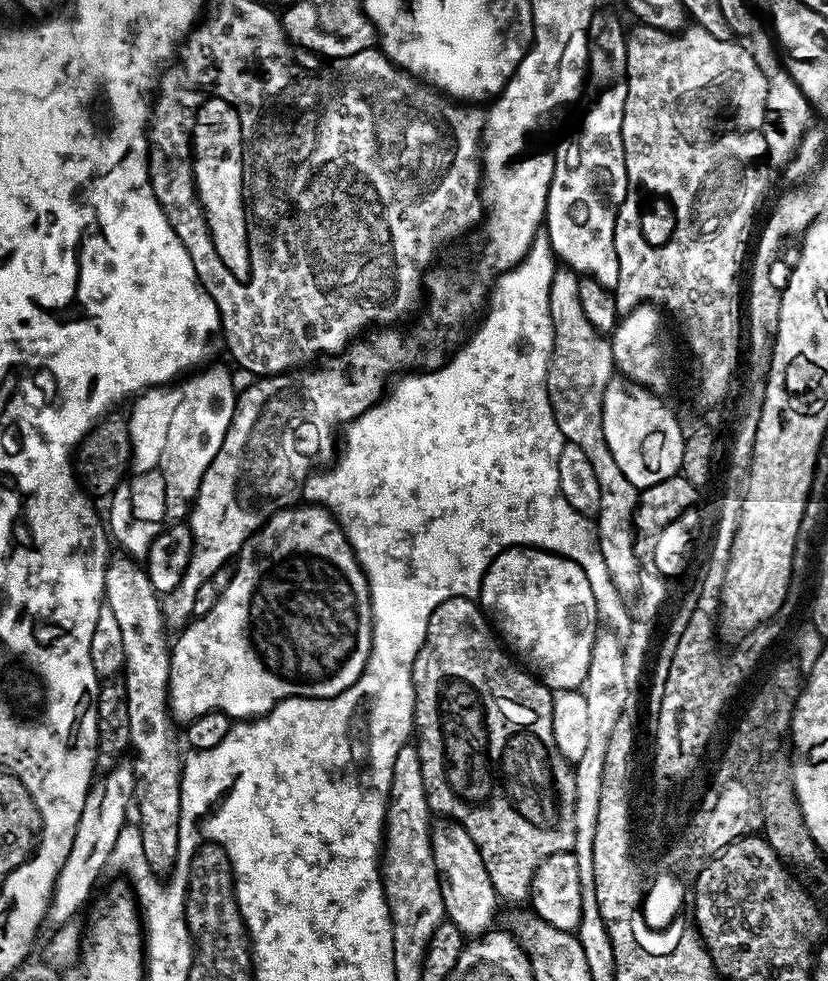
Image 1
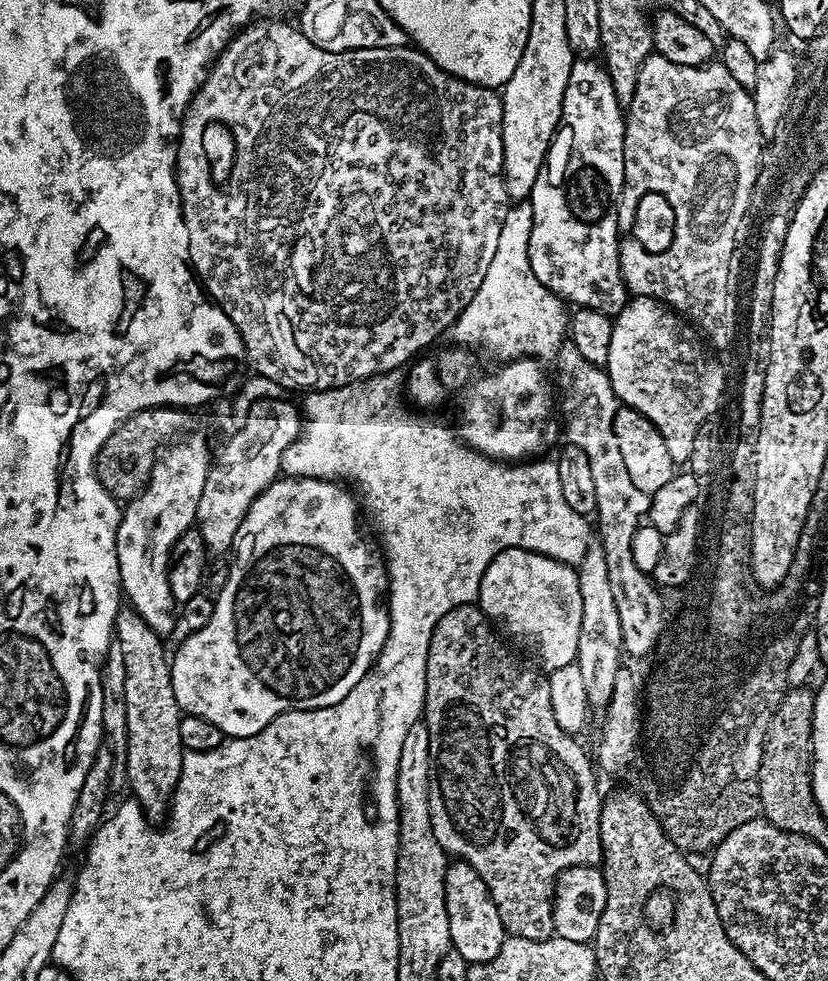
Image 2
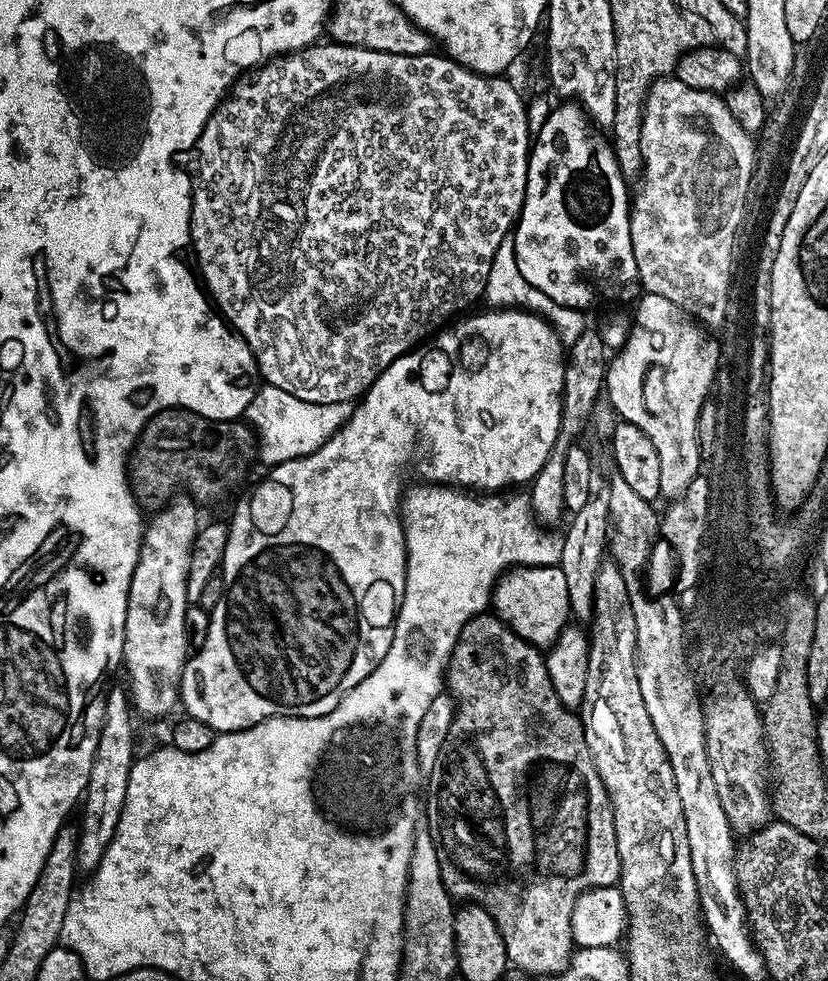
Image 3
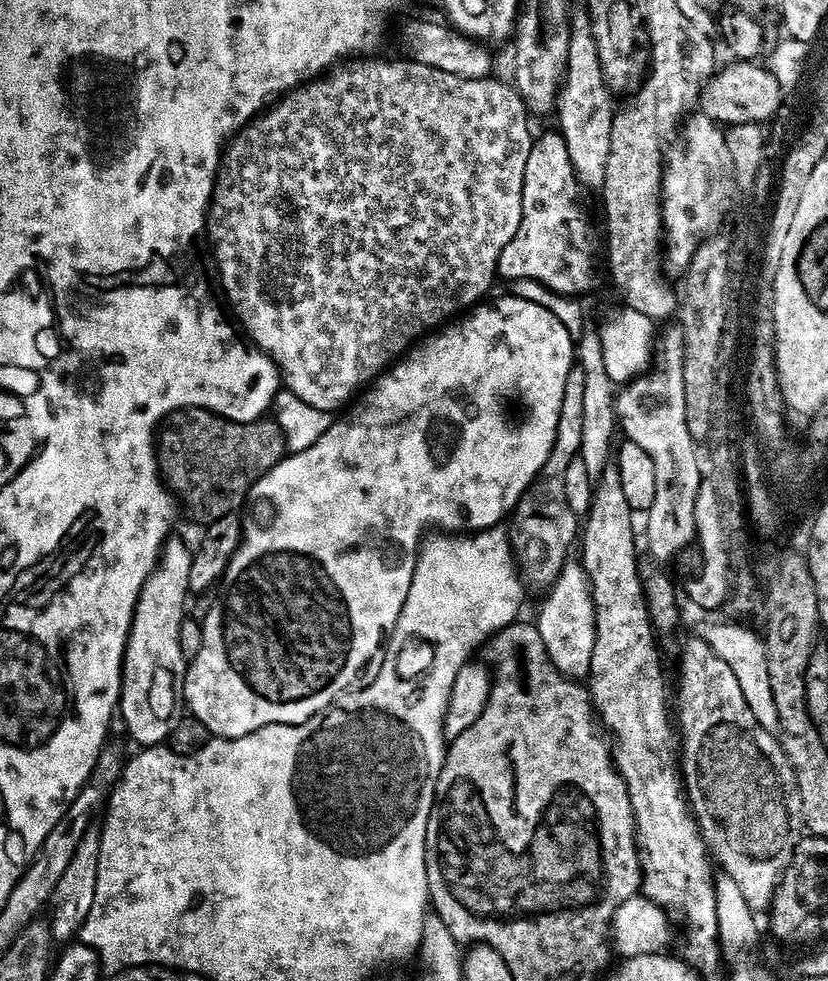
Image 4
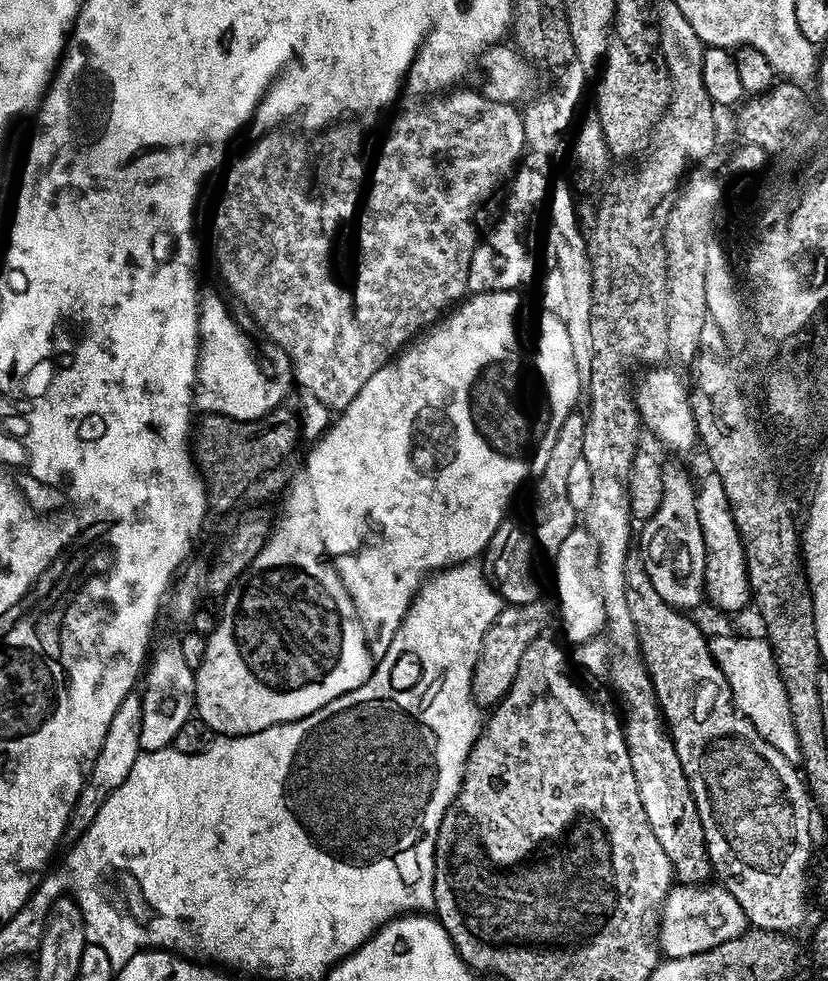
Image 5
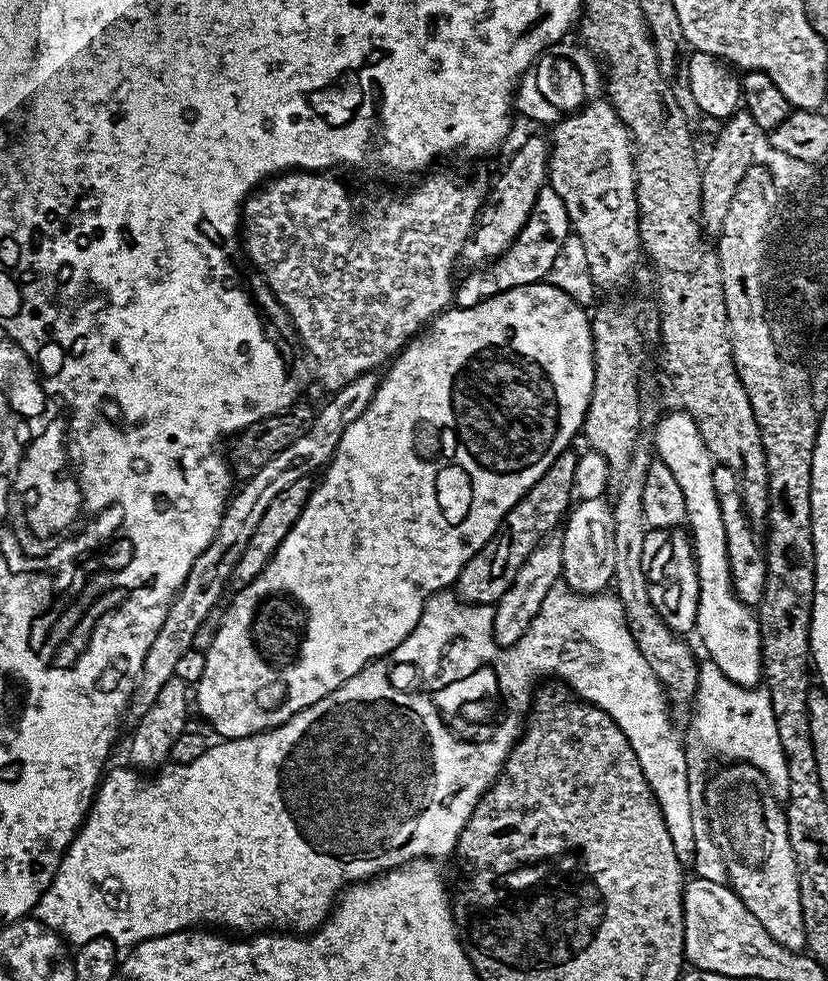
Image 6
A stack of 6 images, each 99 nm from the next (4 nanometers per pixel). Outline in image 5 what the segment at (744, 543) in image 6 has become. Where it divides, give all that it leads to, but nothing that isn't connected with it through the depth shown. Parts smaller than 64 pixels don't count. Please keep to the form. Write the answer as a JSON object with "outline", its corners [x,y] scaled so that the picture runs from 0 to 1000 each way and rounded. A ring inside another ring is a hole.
{"outline":[[[859,479],[843,489],[841,499],[841,519],[843,520],[843,532],[850,549],[853,570],[850,572],[850,607],[854,615],[860,615],[870,624],[894,624],[902,618],[903,612],[909,611],[907,599],[903,598],[903,570],[899,564],[899,549],[894,546],[891,536],[886,532],[886,524],[882,512],[877,508],[877,498],[872,495],[872,487]]]}

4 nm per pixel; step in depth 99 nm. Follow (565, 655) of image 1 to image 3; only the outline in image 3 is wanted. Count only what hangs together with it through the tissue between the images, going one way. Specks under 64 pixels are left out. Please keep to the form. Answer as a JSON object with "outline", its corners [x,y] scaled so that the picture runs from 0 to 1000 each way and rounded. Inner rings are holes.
{"outline":[[[623,577],[620,583],[610,582],[599,592],[594,600],[593,619],[598,627],[603,628],[614,639],[620,640],[635,654],[646,656],[653,663],[667,660],[669,653],[676,649],[676,643],[688,636],[688,609],[685,606],[684,586],[675,577],[667,579],[638,579],[643,577]]]}

